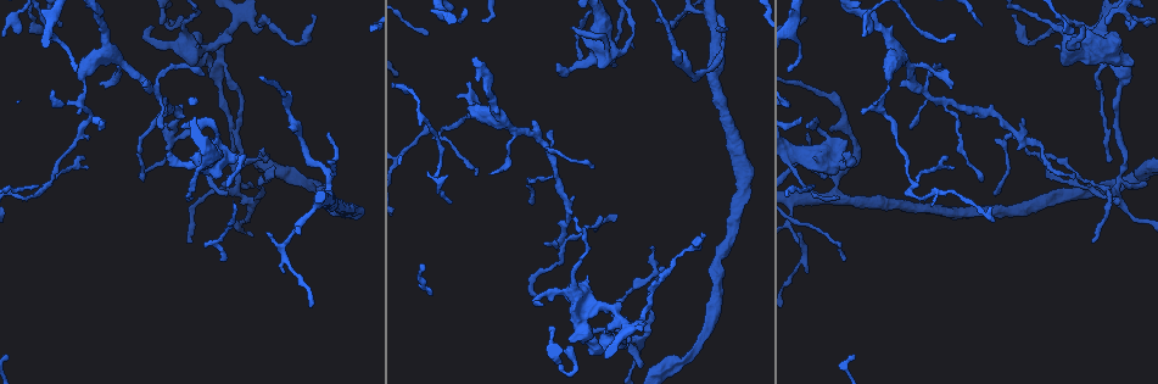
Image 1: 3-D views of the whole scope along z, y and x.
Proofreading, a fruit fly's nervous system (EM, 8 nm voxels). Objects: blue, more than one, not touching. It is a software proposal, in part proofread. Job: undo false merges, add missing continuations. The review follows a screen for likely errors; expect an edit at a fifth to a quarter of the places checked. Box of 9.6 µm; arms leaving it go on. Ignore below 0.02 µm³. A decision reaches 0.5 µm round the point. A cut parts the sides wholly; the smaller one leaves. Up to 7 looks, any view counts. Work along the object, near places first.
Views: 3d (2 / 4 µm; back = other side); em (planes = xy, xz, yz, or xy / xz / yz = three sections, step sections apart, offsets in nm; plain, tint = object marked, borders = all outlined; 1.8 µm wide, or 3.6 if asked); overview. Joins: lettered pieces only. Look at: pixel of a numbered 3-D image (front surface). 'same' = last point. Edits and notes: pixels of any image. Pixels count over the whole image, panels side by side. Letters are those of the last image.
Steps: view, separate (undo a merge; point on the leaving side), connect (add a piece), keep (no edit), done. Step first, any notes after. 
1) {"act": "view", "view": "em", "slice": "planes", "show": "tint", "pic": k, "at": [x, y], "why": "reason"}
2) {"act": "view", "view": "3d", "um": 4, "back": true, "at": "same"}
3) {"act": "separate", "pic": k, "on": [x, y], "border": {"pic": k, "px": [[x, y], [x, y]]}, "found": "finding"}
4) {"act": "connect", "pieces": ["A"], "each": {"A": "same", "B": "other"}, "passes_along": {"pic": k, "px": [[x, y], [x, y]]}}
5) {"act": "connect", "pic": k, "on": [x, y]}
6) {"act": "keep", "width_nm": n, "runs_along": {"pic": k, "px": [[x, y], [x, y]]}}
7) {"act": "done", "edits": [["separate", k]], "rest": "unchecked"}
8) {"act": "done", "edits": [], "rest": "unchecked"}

{"act": "view", "view": "em", "um": 3.6, "slice": "planes", "show": "borders", "pic": 1, "at": [571, 28], "why": "free end"}

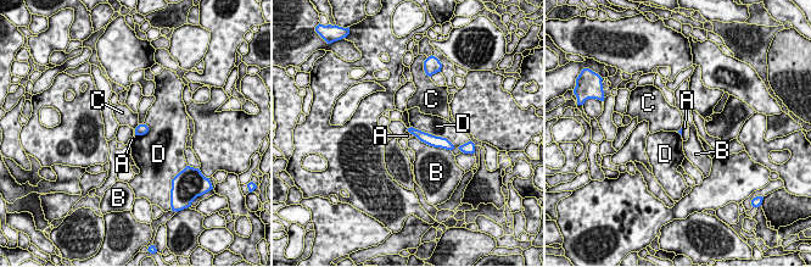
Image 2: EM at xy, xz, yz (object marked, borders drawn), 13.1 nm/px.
{"act": "keep", "each": {"A": "other", "B": "other", "C": "other", "D": "other"}, "border": {"pic": 2, "px": [[407, 129], [413, 134]]}, "found": "no lettered piece goes on from it"}

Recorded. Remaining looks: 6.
{"act": "view", "view": "3d", "um": 2, "pic": 1, "at": [954, 85], "why": "thin end"}

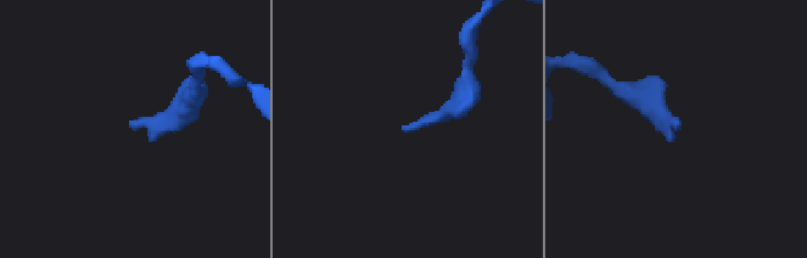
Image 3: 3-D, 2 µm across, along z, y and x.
{"act": "view", "view": "em", "slice": "planes", "show": "plain", "pic": 3, "at": [678, 123], "why": "now the EM"}

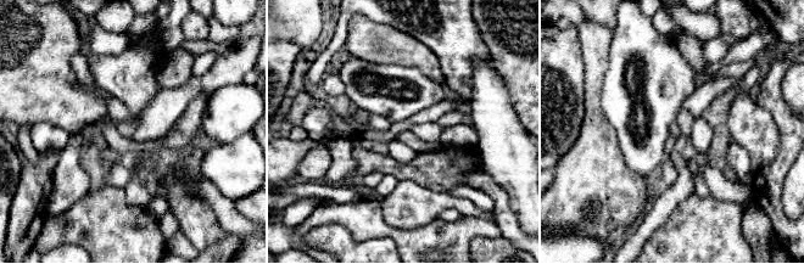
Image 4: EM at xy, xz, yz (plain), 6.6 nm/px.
{"act": "view", "view": "em", "slice": "planes", "show": "borders", "at": "same"}

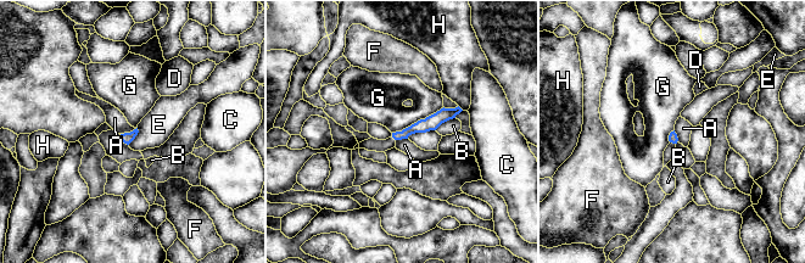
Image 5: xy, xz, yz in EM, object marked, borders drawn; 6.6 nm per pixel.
{"act": "keep", "each": {"A": "other", "B": "other", "C": "other", "D": "other", "E": "other", "F": "other", "G": "other", "H": "other"}, "border": {"pic": 5, "px": [[137, 128], [121, 134]]}, "found": "no lettered piece goes on from it"}

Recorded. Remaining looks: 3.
{"act": "view", "view": "3d", "um": 4, "pic": 1, "at": [176, 130], "why": "sharp bend"}

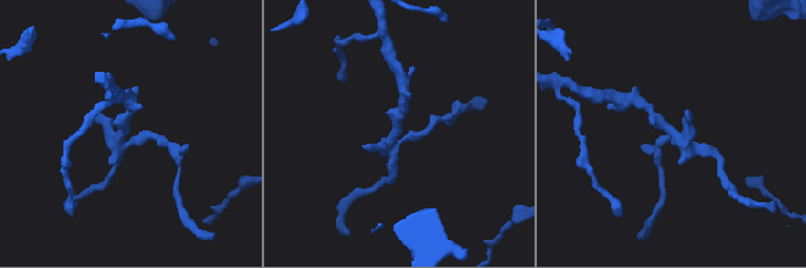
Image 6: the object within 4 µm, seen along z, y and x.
{"act": "view", "view": "em", "slice": "xy", "step": 16, "show": "tint", "pic": 6, "at": [397, 135], "why": "shape alone is not enough"}

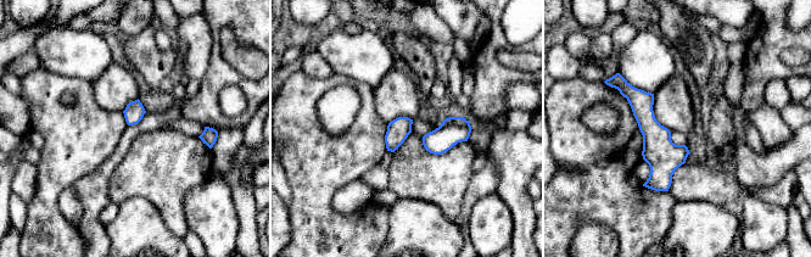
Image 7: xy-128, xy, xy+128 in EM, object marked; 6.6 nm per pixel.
{"act": "view", "view": "em", "slice": "planes", "show": "borders", "at": "same", "why": "cut it another way"}

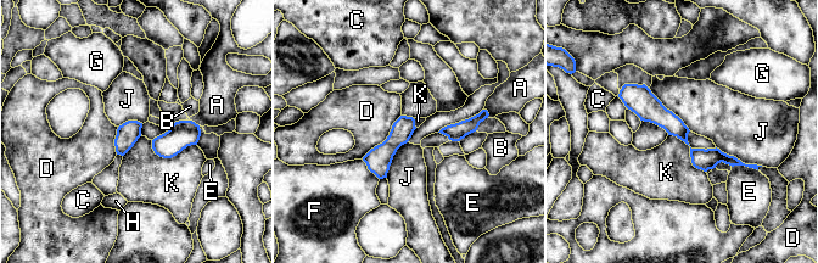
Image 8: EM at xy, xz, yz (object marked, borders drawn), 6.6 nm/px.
{"act": "keep", "width_nm": 130, "each": {"A": "other", "B": "other", "C": "other", "D": "other", "E": "other", "F": "other", "G": "other", "H": "other", "J": "other", "K": "other"}, "border": {"pic": 8, "px": [[151, 140], [163, 157], [196, 144]]}, "found": "all the same cell"}

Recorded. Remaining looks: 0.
{"act": "done", "edits": [], "rest": "unchecked"}

